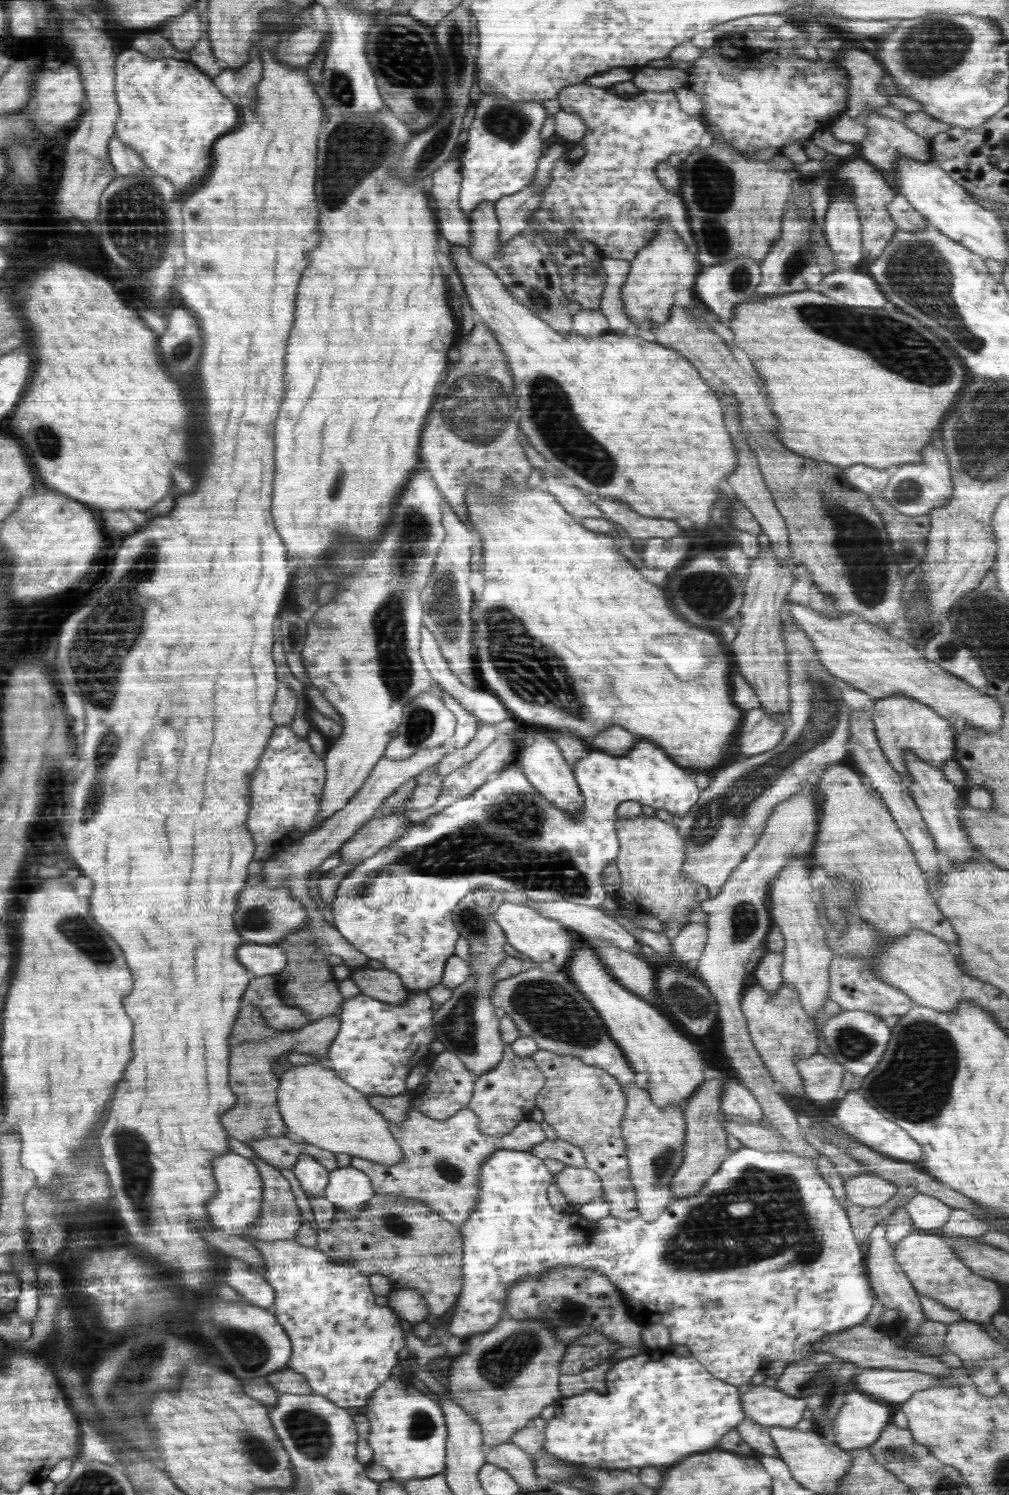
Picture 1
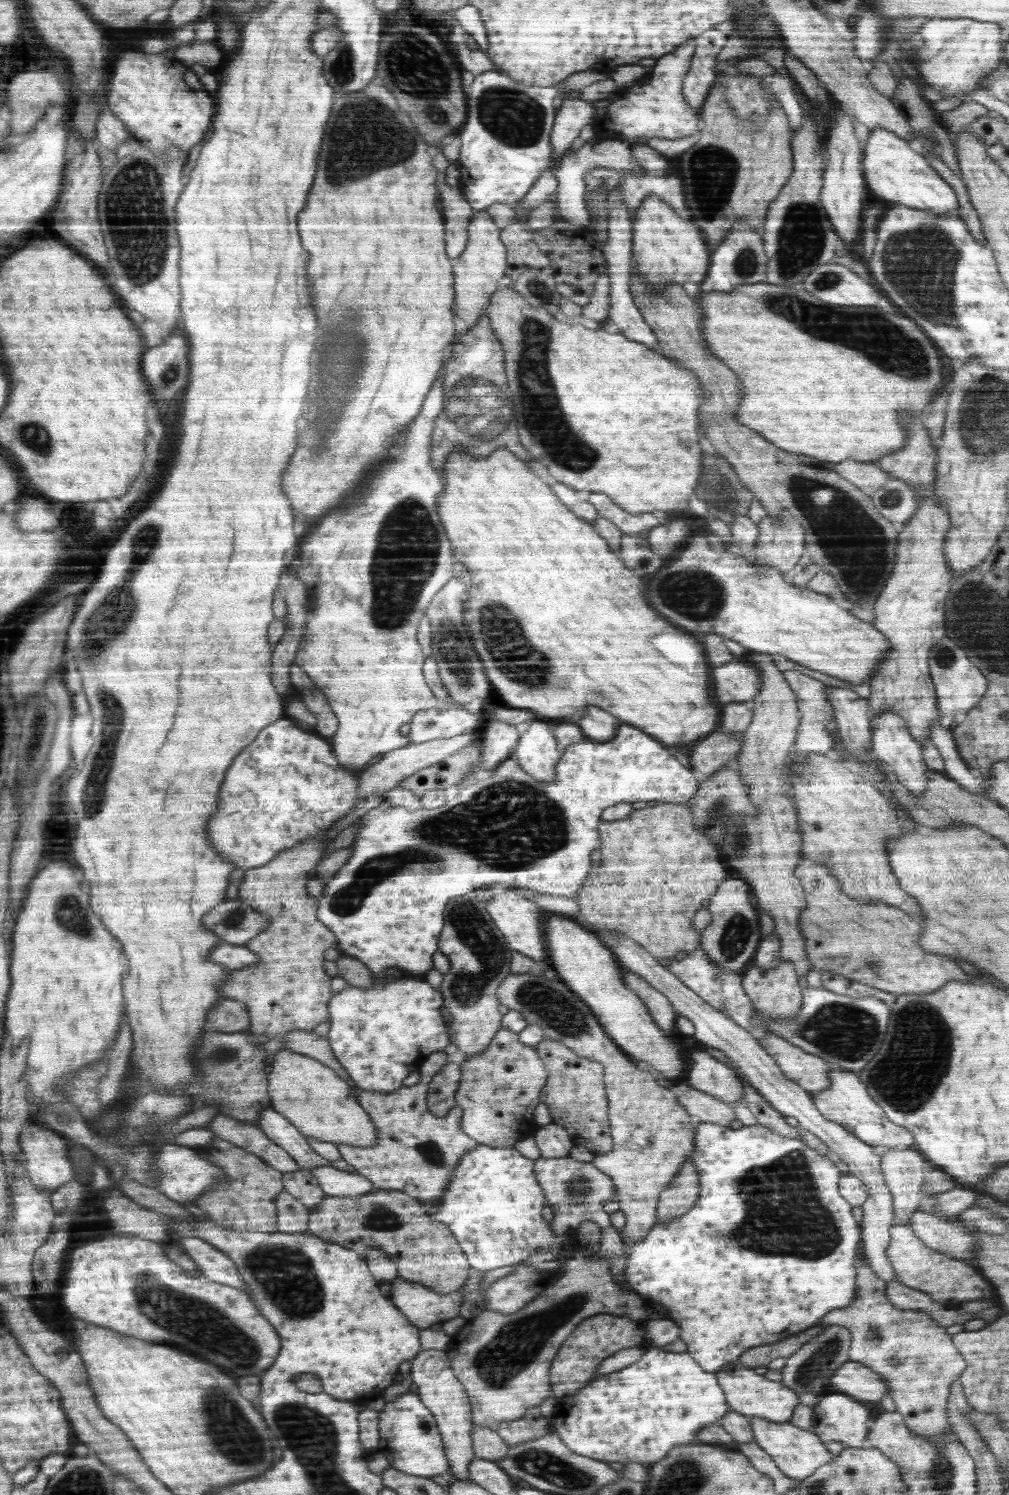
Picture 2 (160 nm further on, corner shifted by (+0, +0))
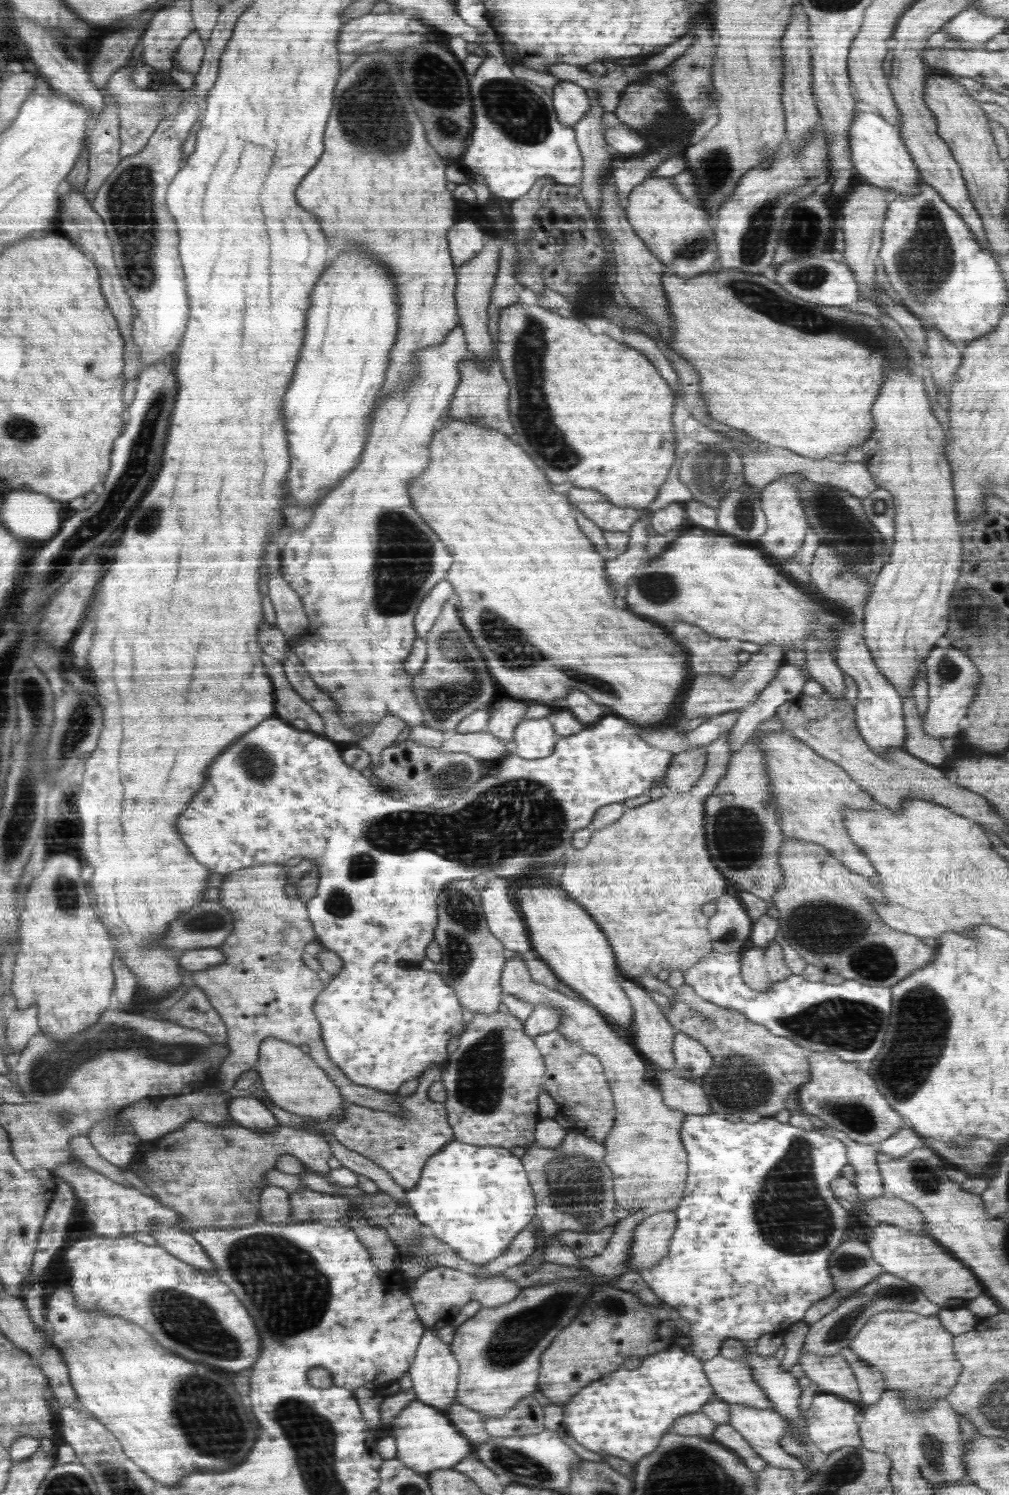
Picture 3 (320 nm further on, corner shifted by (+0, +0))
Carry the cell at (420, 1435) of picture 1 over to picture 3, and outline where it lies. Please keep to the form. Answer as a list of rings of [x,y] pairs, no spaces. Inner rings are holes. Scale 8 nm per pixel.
[[[418,1400],[409,1402],[390,1423],[396,1438],[396,1459],[418,1474],[436,1473],[438,1469],[454,1469],[472,1452],[472,1445],[456,1430],[448,1415]]]

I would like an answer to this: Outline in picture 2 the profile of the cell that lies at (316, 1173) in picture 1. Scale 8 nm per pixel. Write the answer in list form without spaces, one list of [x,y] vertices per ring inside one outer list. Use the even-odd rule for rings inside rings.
[[[273,1108],[262,1112],[257,1127],[297,1162],[299,1170],[311,1173],[315,1166],[328,1164],[325,1158],[313,1151],[307,1137],[298,1130],[298,1127]]]

